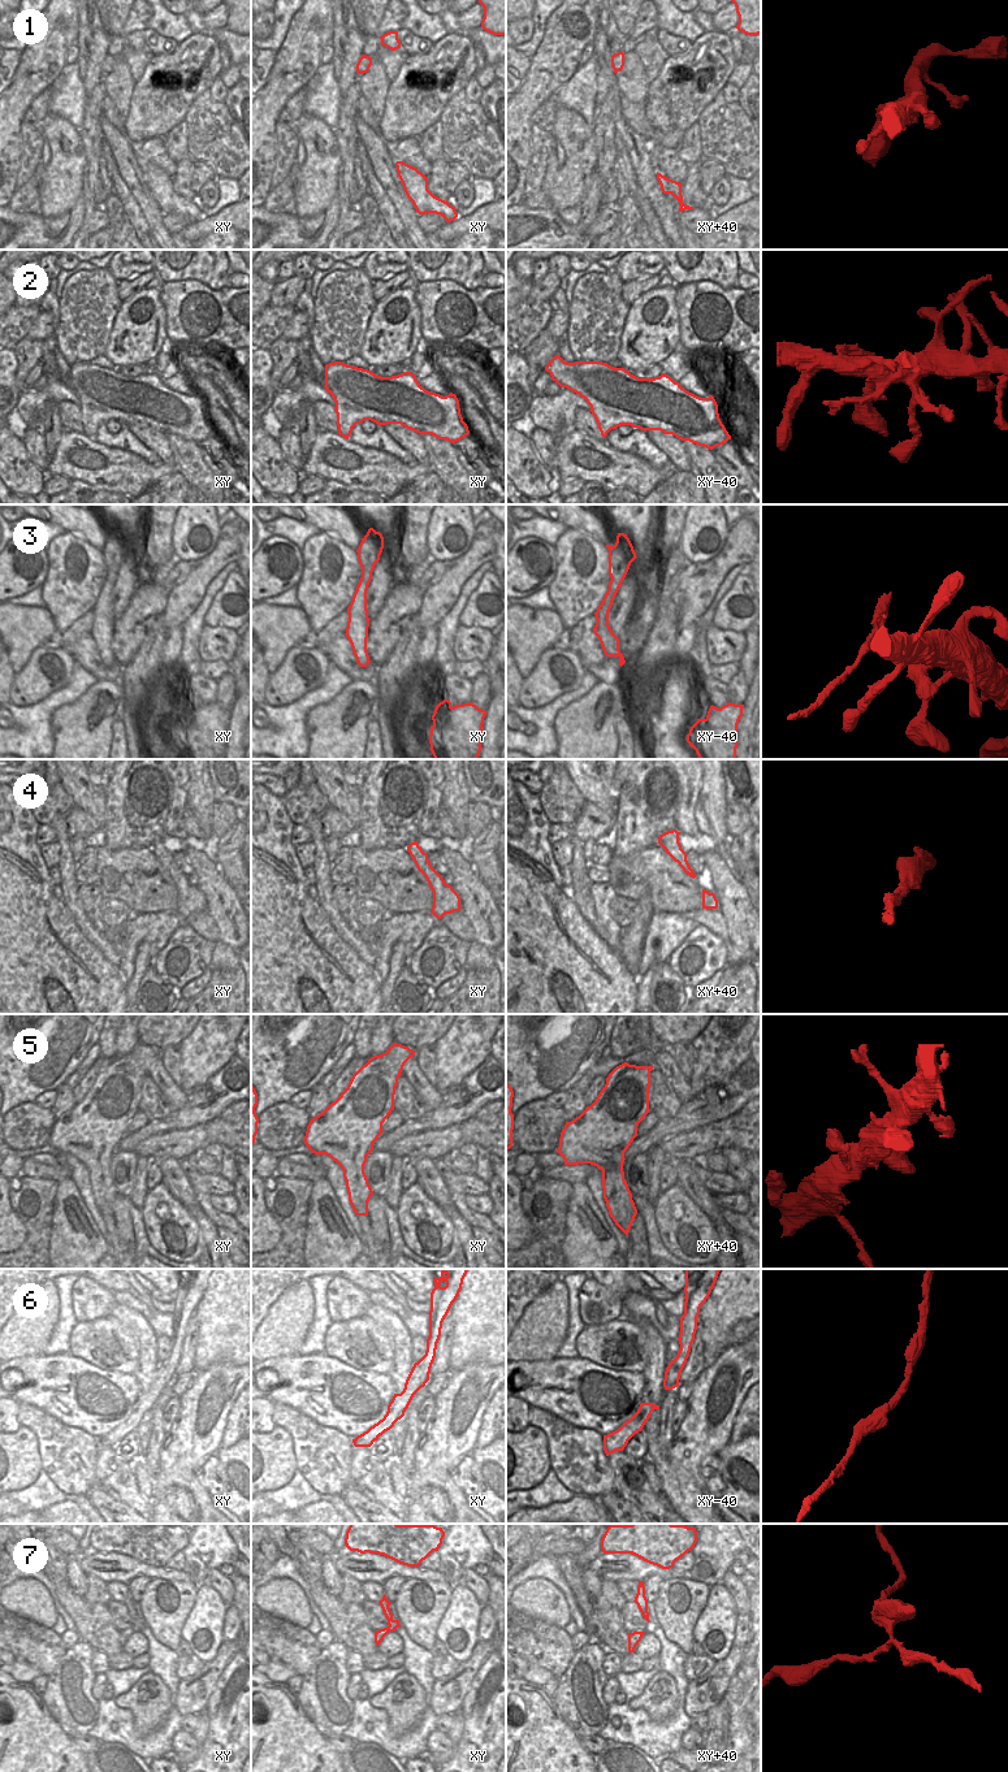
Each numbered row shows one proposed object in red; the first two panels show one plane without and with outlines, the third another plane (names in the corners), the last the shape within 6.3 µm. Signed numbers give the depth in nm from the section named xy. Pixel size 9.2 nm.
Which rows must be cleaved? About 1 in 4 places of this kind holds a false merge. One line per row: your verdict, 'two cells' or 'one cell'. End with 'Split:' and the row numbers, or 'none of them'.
1: one cell
2: one cell
3: two cells
4: one cell
5: one cell
6: one cell
7: two cells
Split: 3, 7

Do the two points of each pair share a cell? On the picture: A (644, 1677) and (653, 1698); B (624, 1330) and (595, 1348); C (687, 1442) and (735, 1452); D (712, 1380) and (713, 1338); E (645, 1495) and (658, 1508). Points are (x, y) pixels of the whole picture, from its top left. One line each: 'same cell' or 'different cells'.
A: different cells
B: same cell
C: different cells
D: different cells
E: same cell

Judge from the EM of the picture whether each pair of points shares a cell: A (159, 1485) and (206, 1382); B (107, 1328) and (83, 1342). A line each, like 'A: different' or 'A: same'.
A: same
B: same

